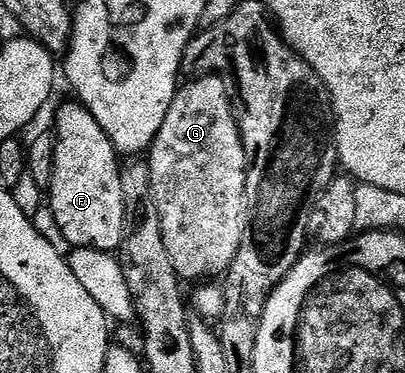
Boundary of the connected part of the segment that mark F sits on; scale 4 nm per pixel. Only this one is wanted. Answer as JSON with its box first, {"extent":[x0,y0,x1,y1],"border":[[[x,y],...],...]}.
{"extent":[46,101,124,253],"border":[[[71,101],[72,103],[64,103],[56,111],[56,131],[54,130],[54,138],[56,140],[56,152],[54,153],[54,173],[52,174],[52,186],[47,188],[46,195],[50,200],[50,207],[52,203],[52,219],[56,222],[56,227],[60,230],[60,235],[69,243],[69,248],[75,249],[77,247],[85,247],[86,249],[96,249],[98,251],[107,251],[109,253],[116,253],[121,250],[124,241],[124,194],[122,193],[122,177],[120,176],[122,170],[121,160],[118,158],[116,153],[116,146],[110,141],[110,137],[106,137],[106,133],[102,129],[102,125],[98,125],[98,121],[94,121],[94,113],[90,113],[86,108],[84,108],[83,103],[79,101]]]}

